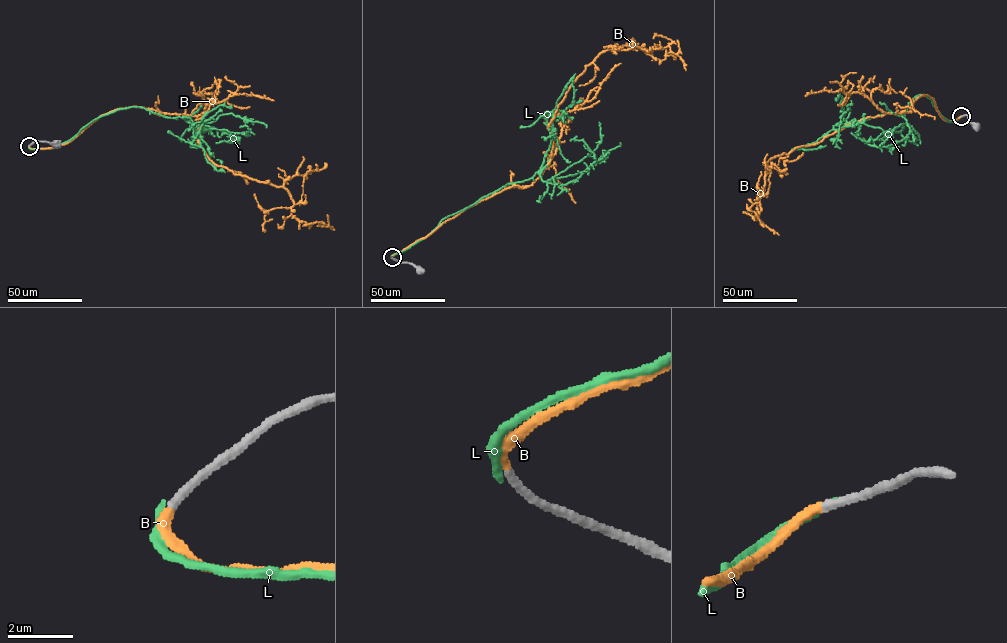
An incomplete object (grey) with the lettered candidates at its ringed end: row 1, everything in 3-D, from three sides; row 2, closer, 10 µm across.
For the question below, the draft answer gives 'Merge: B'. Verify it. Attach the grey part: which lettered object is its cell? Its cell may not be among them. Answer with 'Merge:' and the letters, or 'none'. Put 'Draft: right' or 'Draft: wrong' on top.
Draft: right
Merge: B

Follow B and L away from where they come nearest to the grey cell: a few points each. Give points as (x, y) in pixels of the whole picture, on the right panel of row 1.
B: (961, 117), (944, 119), (922, 95), (912, 111), (867, 117), (774, 157), (756, 217), (764, 225), (754, 211)
L: (961, 116), (947, 121), (919, 94), (903, 114), (835, 129), (844, 112), (843, 99), (836, 97)

